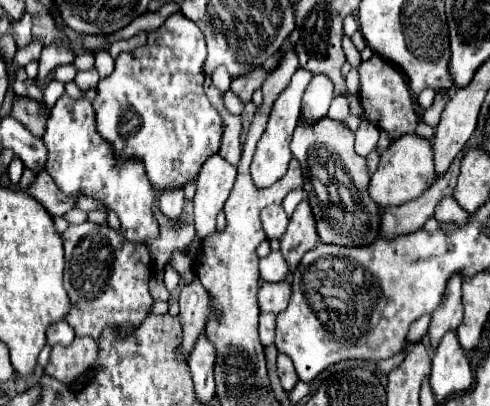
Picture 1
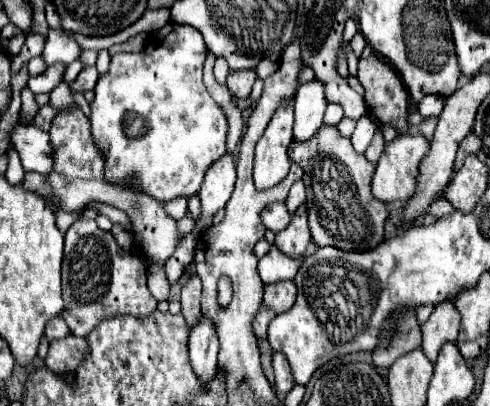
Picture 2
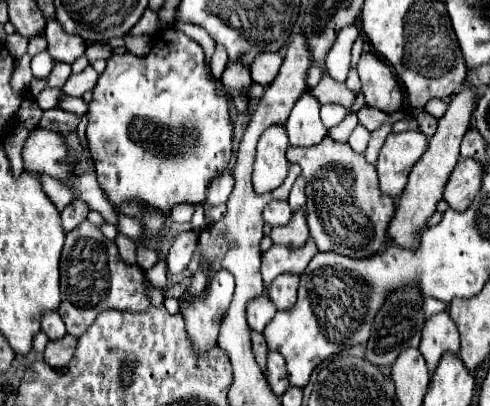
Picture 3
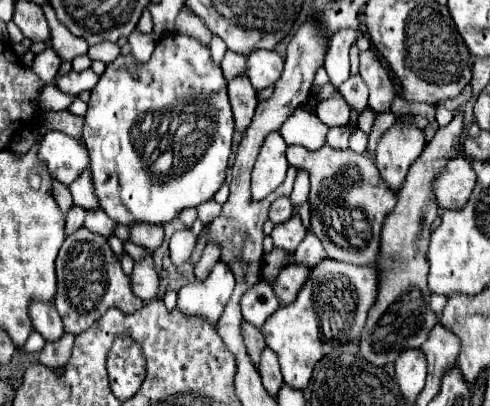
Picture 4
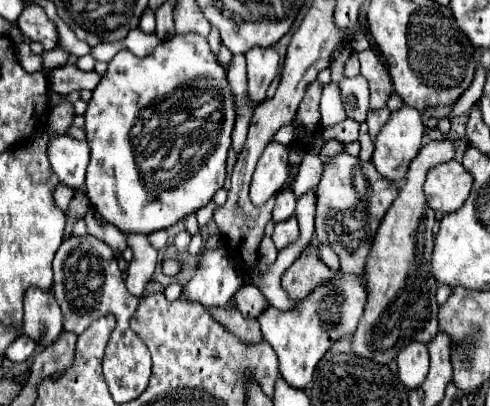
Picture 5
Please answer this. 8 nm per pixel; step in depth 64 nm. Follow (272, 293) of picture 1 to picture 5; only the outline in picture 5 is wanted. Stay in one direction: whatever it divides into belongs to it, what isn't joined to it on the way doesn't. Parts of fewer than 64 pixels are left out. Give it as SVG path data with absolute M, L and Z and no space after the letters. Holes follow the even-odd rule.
M308 246L300 258L282 274L282 288L290 294L292 300L302 300L304 296L308 296L308 292L312 292L312 288L318 288L320 284L328 284L328 280L332 280L332 270L322 262L318 246Z

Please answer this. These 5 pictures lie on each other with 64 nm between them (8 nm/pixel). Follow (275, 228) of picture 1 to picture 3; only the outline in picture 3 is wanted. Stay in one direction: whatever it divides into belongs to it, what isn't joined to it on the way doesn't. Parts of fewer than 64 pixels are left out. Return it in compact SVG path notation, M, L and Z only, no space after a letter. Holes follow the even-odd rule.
M274 200L264 210L264 220L270 226L284 226L290 222L290 218L292 218L292 210L286 200Z

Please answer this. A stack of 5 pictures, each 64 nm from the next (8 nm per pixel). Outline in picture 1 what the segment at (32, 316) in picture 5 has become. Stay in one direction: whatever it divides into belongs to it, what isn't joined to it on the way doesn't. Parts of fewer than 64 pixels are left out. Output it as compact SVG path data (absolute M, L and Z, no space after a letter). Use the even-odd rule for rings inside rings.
M58 320L58 322L52 322L52 326L48 326L48 344L54 346L54 344L72 344L74 340L74 330L70 328L70 324L66 320Z

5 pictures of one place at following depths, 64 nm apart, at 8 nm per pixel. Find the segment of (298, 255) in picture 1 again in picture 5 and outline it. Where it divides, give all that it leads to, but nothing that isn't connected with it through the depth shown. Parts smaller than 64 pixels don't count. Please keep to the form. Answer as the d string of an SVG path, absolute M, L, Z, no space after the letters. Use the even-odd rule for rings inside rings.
M294 216L288 218L288 220L284 220L284 222L278 222L278 224L274 226L272 240L278 250L282 250L284 246L288 246L288 244L294 242L296 238L298 238L298 222L296 222Z

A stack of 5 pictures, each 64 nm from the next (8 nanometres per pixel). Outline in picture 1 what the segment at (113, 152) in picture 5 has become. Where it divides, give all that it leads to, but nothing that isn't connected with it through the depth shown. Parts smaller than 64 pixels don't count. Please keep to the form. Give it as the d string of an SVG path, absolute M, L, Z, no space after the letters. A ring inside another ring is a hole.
M172 14L164 22L164 26L160 26L158 30L148 34L148 42L142 48L136 48L134 52L120 52L114 60L114 72L106 78L100 78L100 82L96 86L98 94L96 94L96 100L92 102L94 112L96 112L96 130L100 132L100 136L104 136L104 140L108 140L108 144L112 144L112 150L120 162L134 158L134 160L140 160L144 164L148 180L156 192L162 192L164 188L184 188L186 182L196 180L196 176L200 172L200 164L204 164L204 160L208 160L208 156L214 156L220 150L222 118L218 116L216 108L210 104L210 100L202 88L202 84L204 84L204 60L206 60L206 42L204 42L204 34L200 32L200 28L194 22L186 20L182 14Z

